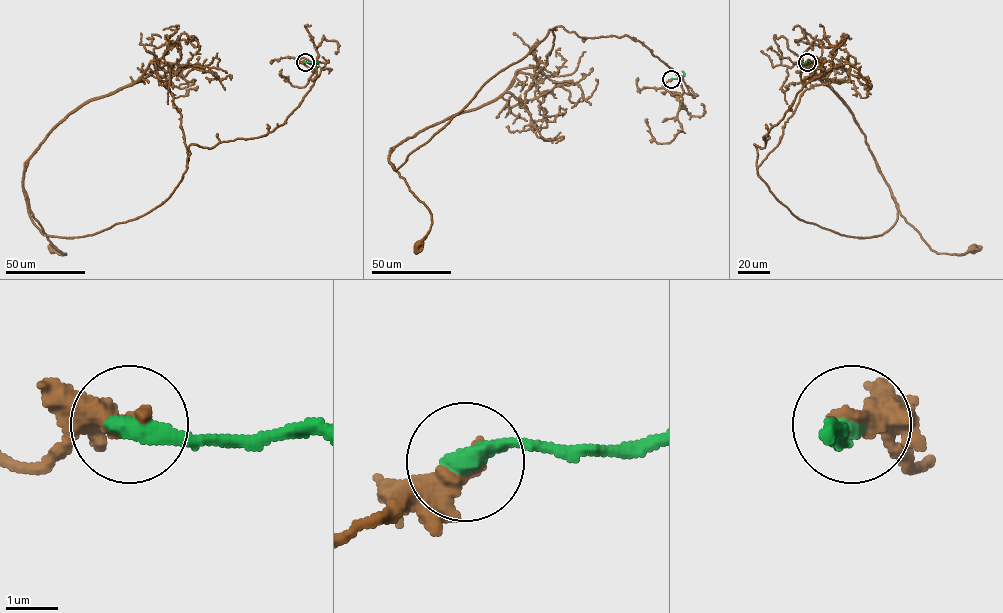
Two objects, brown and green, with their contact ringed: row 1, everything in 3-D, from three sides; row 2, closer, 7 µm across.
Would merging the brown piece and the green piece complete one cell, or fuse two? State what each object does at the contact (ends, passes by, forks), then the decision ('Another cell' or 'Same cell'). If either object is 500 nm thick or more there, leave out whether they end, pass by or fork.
At the ring brown ends. At the ring green ends. Another cell

